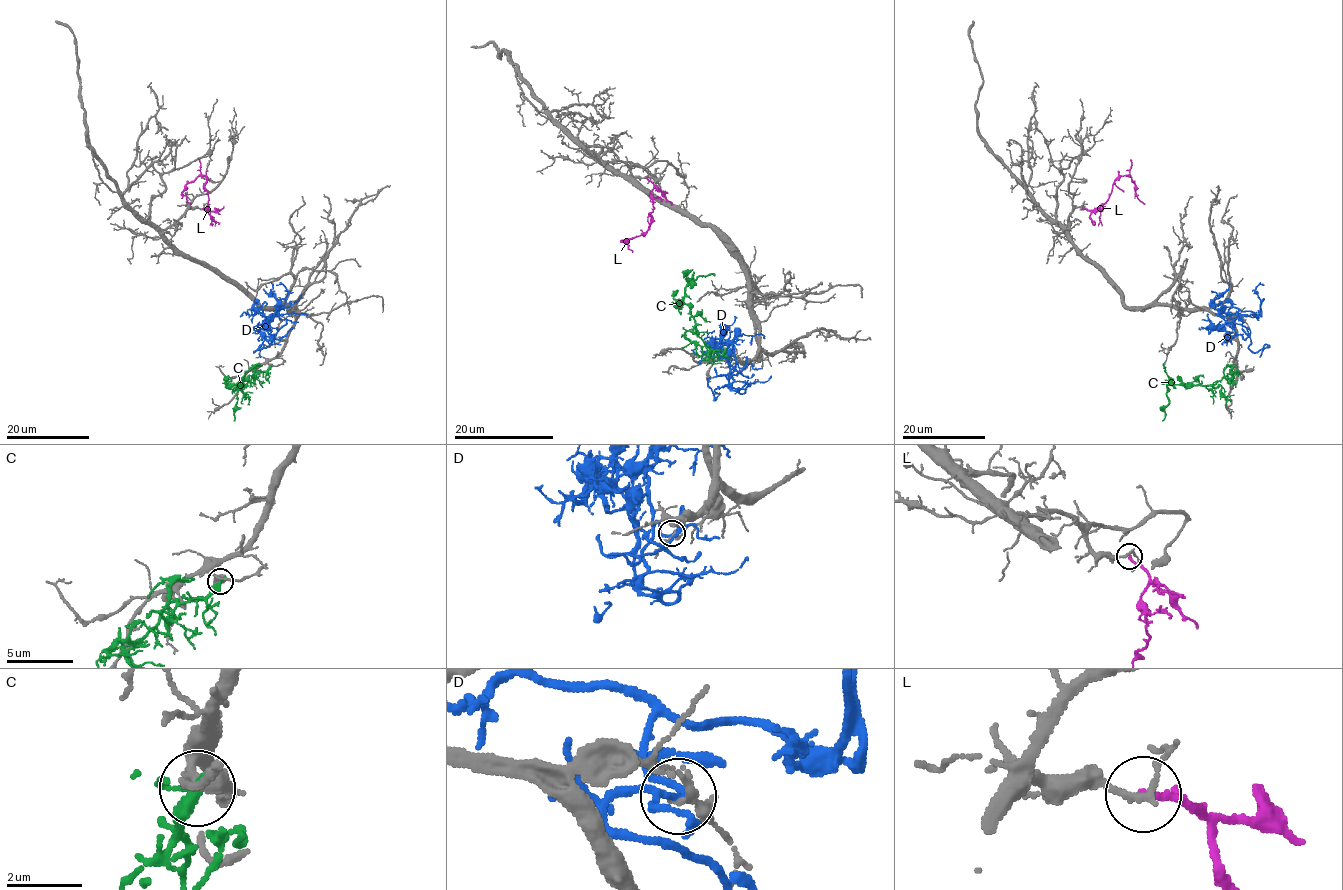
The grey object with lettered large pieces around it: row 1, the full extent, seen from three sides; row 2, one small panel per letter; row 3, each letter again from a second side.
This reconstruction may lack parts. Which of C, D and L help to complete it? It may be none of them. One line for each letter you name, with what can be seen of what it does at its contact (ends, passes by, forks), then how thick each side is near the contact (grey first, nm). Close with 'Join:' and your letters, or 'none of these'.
Join: none of these

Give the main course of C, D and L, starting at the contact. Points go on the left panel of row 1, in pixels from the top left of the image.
C: (271, 366), (246, 384), (233, 385), (240, 387), (233, 420)
D: (283, 319), (274, 311), (269, 322), (259, 324), (259, 332), (268, 340), (271, 335), (280, 339), (292, 328)
L: (202, 209), (208, 210), (205, 175), (199, 175), (185, 185), (182, 193), (190, 204)

